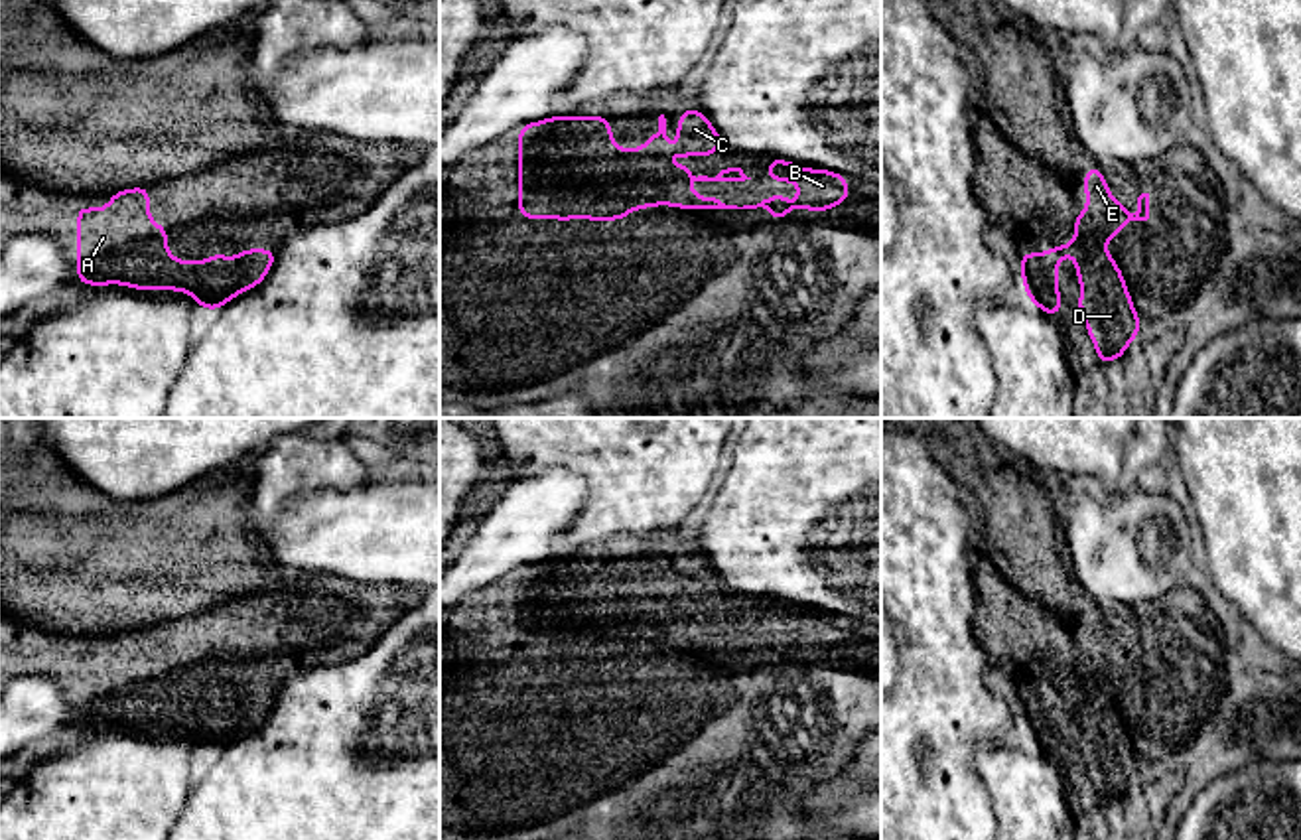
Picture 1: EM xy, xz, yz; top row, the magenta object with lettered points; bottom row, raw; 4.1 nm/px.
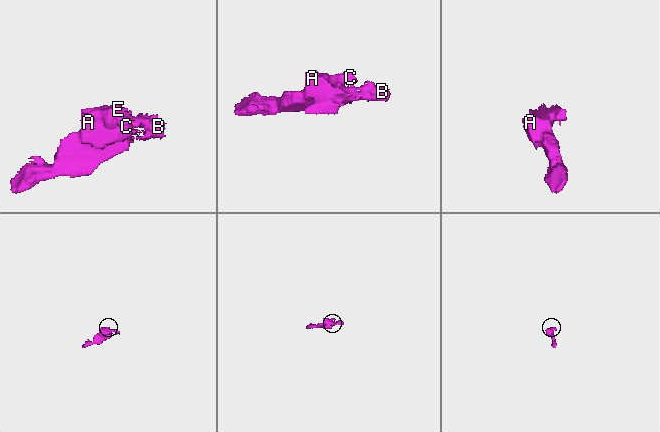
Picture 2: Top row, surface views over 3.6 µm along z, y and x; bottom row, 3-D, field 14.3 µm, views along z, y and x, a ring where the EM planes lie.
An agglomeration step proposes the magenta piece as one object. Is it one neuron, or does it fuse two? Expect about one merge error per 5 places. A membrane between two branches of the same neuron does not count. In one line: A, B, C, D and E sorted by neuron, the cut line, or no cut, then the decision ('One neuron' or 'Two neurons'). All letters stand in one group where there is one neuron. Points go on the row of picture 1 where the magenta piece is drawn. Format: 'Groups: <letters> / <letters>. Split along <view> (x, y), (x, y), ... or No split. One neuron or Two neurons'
Groups: A B C D E. No split. One neuron

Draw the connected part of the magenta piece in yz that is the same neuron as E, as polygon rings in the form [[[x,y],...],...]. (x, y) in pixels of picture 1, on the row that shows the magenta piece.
[[[1086,166],[1084,170],[1084,195],[1086,211],[1074,215],[1074,241],[1068,245],[1053,245],[1047,252],[1019,252],[1021,258],[1021,282],[1027,298],[1049,317],[1062,312],[1059,292],[1059,258],[1072,256],[1076,262],[1076,284],[1084,288],[1078,294],[1078,312],[1086,325],[1086,331],[1098,353],[1098,363],[1106,365],[1116,359],[1124,359],[1128,345],[1139,337],[1141,317],[1133,308],[1133,300],[1128,292],[1122,268],[1116,264],[1104,243],[1112,241],[1116,233],[1126,231],[1128,221],[1149,219],[1149,193],[1137,197],[1137,215],[1131,217],[1126,207],[1110,193],[1102,170]]]

